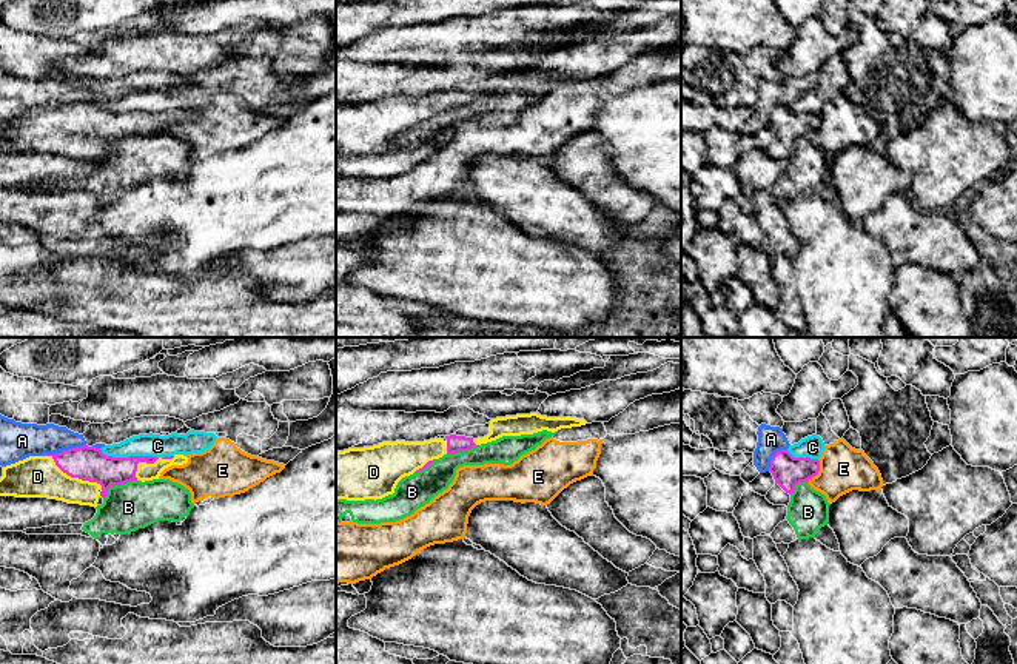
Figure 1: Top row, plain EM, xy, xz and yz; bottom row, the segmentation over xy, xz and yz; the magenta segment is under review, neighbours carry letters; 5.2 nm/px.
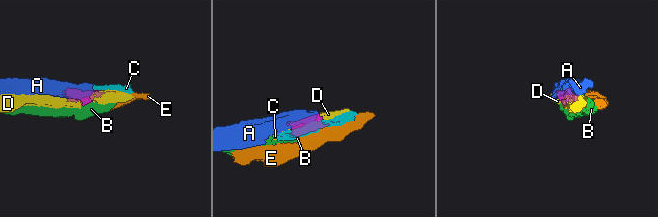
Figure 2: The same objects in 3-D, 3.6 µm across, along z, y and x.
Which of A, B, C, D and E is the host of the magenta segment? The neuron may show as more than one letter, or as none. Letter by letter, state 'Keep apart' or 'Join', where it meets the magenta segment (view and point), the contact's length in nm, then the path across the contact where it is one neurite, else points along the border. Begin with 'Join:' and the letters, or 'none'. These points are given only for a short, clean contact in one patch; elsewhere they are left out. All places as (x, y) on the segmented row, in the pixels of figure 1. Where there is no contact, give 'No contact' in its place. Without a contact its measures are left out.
Join: D
A: Keep apart. Touches magenta at xy (63, 450). Shared border 240 nm
B: Keep apart. Touches magenta at xy (116, 484). Shared border 200 nm. Boundary: xy (136, 479), (111, 486), (104, 499)
C: Keep apart. Touches magenta at xy (130, 456). Shared border 320 nm
D: Join. Touches magenta at xy (73, 476). Shared border 340 nm
E: Keep apart. Touches magenta at yz (818, 470). Shared border 140 nm

